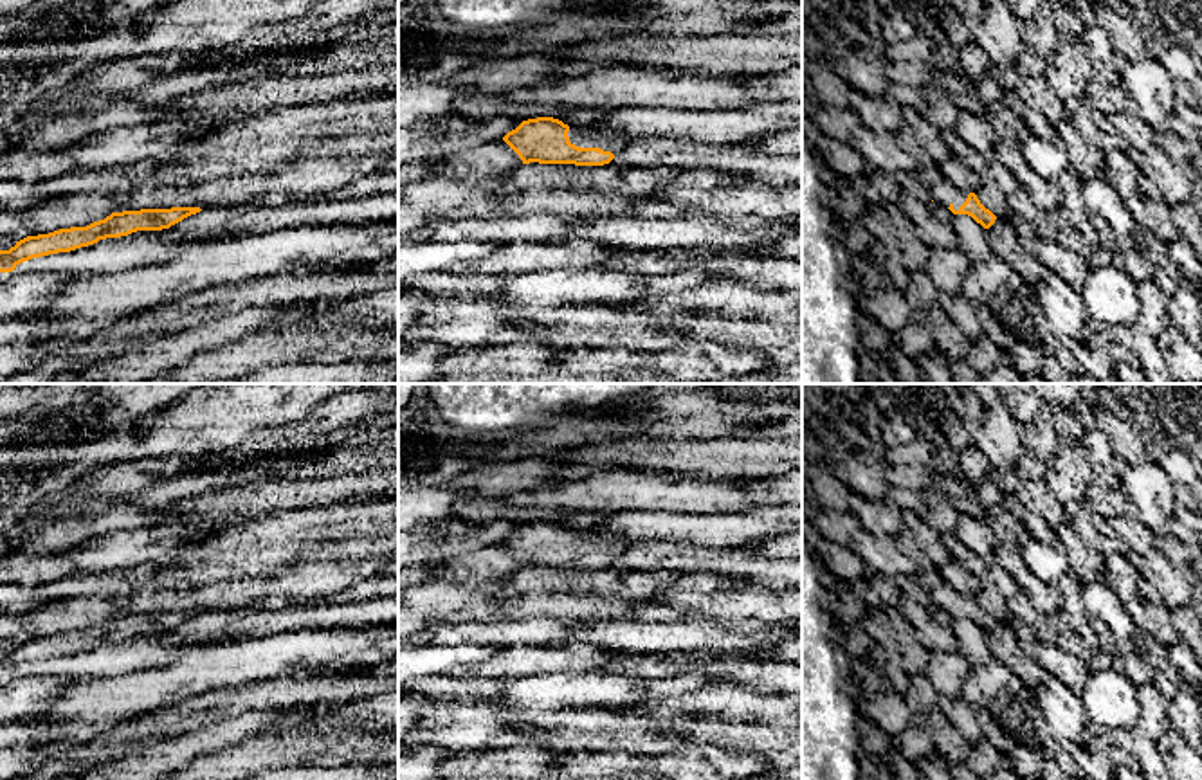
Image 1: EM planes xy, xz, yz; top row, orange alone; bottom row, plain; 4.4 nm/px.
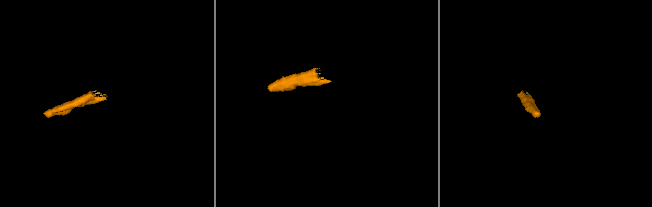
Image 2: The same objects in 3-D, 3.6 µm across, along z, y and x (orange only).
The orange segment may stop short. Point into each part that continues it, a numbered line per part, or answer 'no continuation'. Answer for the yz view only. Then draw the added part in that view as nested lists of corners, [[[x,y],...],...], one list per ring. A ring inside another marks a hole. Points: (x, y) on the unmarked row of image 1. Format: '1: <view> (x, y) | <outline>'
1: yz (943, 595) | [[[944,580],[930,593],[930,600],[935,607],[944,611],[959,611],[966,605],[968,598],[961,596],[955,589],[952,589]]]

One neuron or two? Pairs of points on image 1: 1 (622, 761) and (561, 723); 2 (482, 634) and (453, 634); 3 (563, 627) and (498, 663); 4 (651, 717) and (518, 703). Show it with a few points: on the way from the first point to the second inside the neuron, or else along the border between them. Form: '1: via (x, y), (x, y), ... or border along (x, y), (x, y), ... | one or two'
1: border along (606, 750), (570, 752), (564, 755) | two
2: via (474, 634), (460, 634) | one
3: border along (570, 638), (559, 643), (500, 649) | two
4: border along (624, 707), (649, 708) | two

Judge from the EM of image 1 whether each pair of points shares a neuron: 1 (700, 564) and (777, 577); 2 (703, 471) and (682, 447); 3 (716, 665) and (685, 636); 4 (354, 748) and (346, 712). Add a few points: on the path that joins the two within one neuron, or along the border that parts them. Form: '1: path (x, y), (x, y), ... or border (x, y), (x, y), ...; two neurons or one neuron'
1: path (719, 564), (757, 568); one neuron
2: path (698, 465), (685, 453); one neuron
3: border (730, 653), (716, 656); two neurons
4: border (379, 730), (330, 730), (325, 735); two neurons

